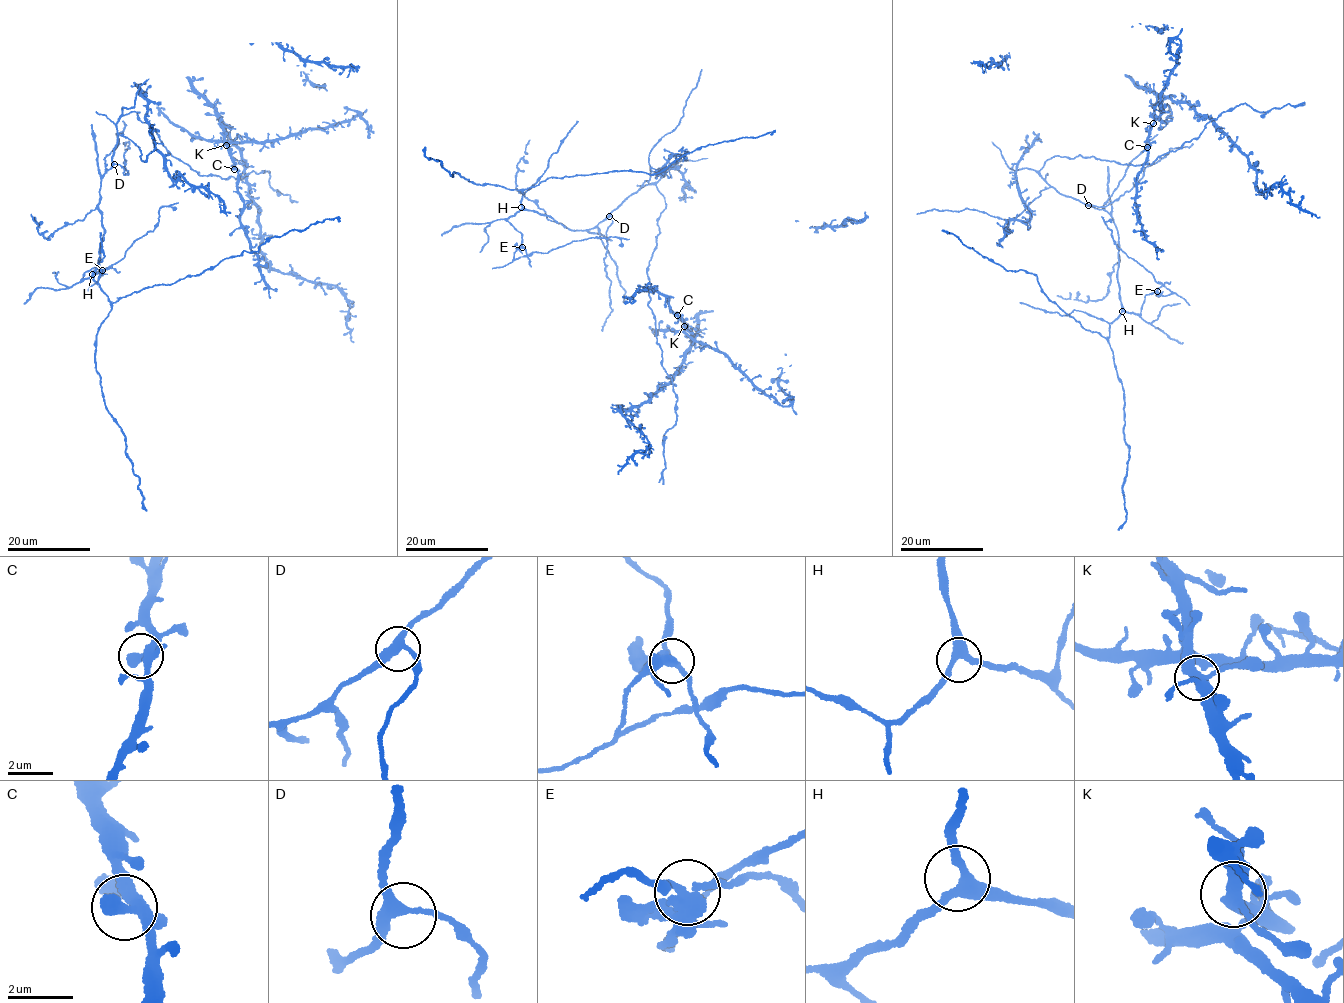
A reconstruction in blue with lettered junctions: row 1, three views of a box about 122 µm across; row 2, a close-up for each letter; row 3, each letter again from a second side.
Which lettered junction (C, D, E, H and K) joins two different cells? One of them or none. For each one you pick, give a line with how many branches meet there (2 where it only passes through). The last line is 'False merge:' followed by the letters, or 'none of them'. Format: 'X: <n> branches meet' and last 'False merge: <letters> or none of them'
E: 3 branches meet
False merge: E

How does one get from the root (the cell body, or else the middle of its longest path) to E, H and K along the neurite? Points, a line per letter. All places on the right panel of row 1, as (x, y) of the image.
E: (1057, 155), (1044, 163), (1042, 179), (1113, 219), (1125, 310), (1137, 314), (1145, 295), (1157, 291)
H: (1057, 155), (1044, 163), (1039, 172), (1042, 179), (1062, 194), (1104, 210), (1113, 219), (1122, 311)
K: (1057, 155), (1152, 164), (1196, 138), (1211, 116), (1203, 118), (1187, 103), (1160, 97), (1153, 123)

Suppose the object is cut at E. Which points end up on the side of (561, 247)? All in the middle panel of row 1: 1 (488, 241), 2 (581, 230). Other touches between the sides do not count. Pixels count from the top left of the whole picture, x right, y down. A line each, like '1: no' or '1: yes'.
1: no
2: no

